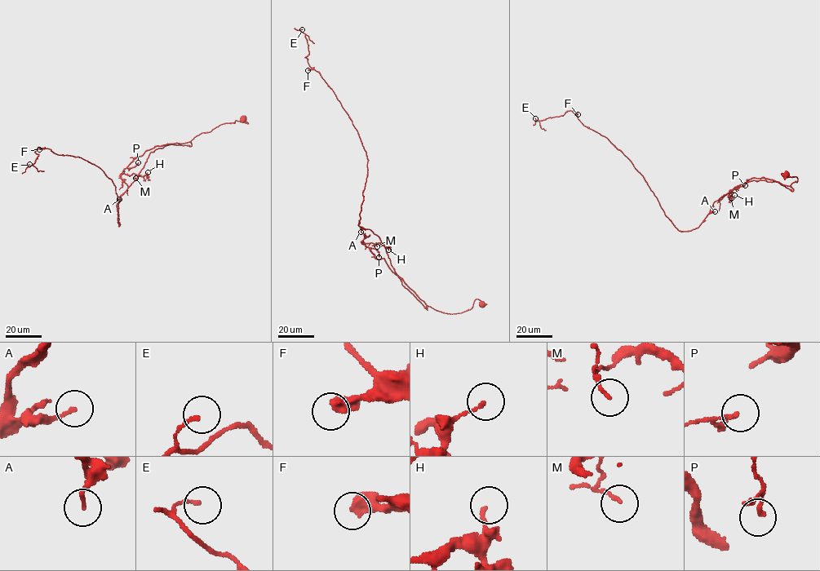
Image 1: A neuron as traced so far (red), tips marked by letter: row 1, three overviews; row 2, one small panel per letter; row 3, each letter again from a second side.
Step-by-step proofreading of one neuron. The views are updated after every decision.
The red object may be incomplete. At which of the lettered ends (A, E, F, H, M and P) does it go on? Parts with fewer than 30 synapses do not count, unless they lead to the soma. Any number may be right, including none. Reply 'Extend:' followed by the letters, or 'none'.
Extend: none

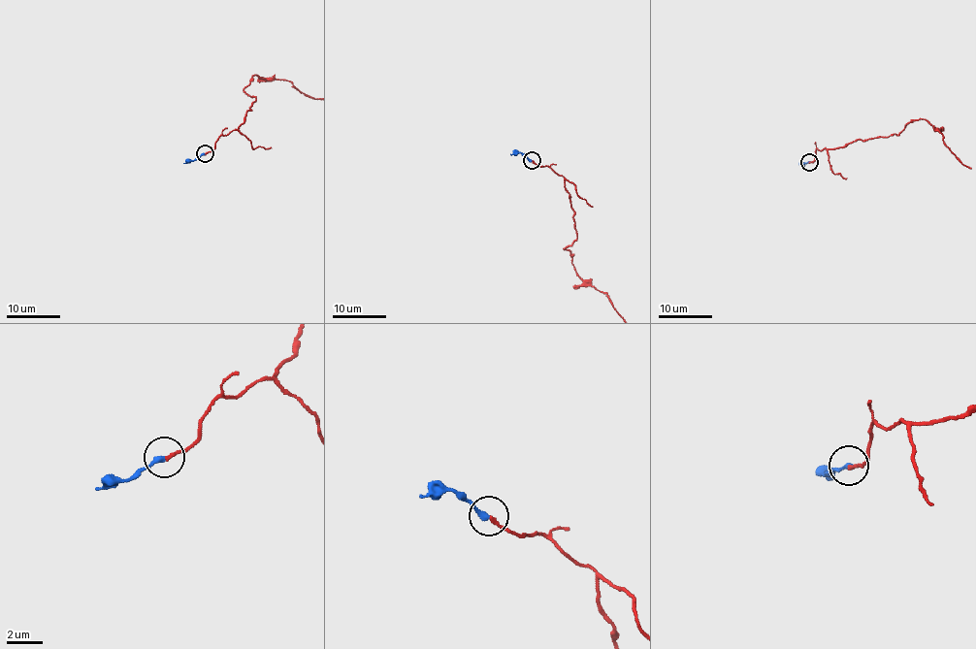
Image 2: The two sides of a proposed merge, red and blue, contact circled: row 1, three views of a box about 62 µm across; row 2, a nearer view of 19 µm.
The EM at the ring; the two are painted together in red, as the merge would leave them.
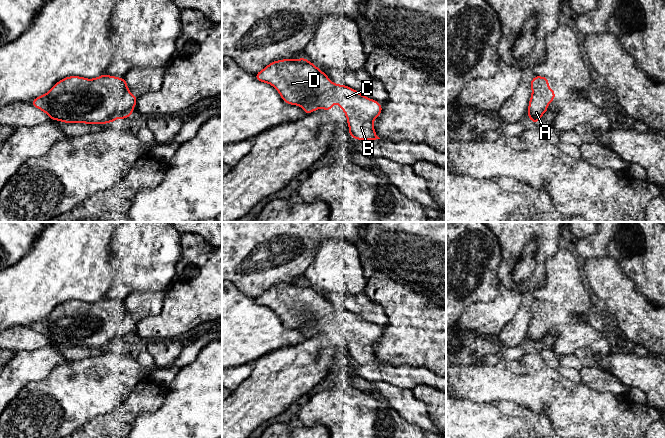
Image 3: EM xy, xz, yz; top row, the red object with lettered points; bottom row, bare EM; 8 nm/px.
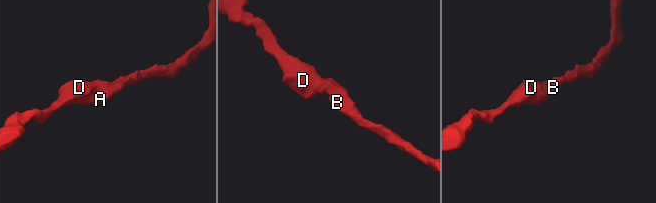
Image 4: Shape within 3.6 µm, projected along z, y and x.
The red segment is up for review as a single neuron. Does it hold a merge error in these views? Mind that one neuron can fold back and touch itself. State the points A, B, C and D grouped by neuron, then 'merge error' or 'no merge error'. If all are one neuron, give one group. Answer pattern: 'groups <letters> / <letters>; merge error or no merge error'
groups A B C D; no merge error

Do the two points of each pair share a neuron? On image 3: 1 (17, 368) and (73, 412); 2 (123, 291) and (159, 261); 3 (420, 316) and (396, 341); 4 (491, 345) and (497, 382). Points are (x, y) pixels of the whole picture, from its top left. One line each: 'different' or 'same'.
1: different
2: different
3: same
4: different

